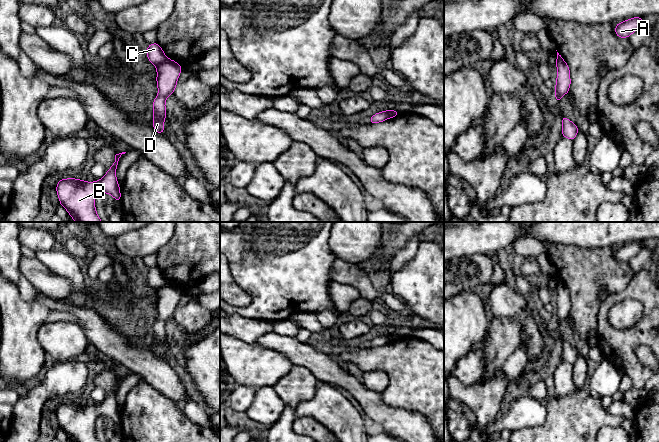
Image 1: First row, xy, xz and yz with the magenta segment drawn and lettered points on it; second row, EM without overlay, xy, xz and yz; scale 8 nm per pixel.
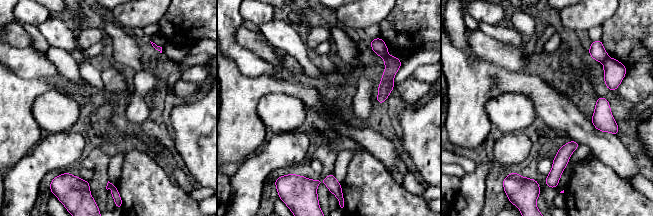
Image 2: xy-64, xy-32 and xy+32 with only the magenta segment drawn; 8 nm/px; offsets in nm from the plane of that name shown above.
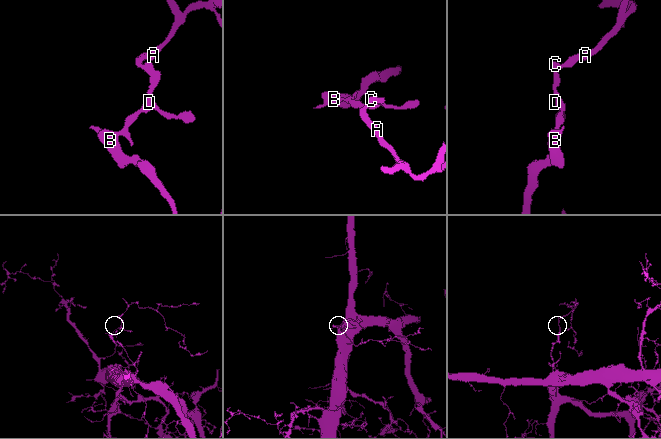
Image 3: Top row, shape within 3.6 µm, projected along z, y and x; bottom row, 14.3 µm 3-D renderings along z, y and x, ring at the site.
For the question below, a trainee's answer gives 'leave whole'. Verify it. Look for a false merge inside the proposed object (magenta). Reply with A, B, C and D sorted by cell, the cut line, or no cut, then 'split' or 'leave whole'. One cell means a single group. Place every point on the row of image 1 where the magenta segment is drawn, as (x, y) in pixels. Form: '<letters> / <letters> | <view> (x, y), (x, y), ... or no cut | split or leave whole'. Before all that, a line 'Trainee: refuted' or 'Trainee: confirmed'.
Trainee: refuted
A C / B D | xy (167, 58), (156, 67) | split

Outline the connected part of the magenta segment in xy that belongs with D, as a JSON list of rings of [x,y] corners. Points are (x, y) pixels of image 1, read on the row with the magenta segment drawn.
[[[167,59],[156,67],[158,96],[153,101],[153,127],[158,134],[164,132],[164,120],[166,118],[166,98],[171,96],[177,86],[182,66],[176,61]]]

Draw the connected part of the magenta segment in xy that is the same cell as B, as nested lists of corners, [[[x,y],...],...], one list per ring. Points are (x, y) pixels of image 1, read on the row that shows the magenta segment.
[[[122,152],[115,155],[115,161],[109,168],[108,172],[105,173],[104,177],[95,182],[87,182],[75,178],[60,179],[56,186],[57,196],[60,201],[60,205],[63,206],[69,215],[75,222],[102,222],[97,215],[95,208],[95,198],[98,192],[104,192],[110,194],[117,201],[121,201],[120,186],[118,185],[116,178],[116,169],[122,154]]]

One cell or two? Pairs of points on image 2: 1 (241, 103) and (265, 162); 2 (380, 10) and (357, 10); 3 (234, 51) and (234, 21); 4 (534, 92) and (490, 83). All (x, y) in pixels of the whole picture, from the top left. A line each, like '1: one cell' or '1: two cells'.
1: two cells
2: one cell
3: one cell
4: one cell

